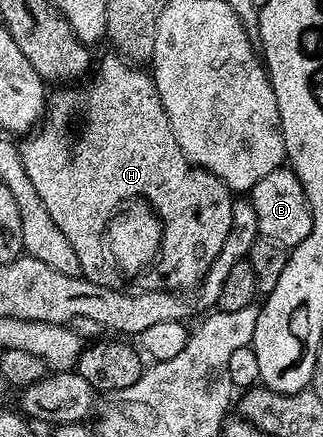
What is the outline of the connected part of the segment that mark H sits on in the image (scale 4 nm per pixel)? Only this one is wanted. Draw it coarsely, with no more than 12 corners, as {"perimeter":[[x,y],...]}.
{"perimeter":[[152,73],[54,89],[21,167],[82,275],[188,292],[231,232]]}

